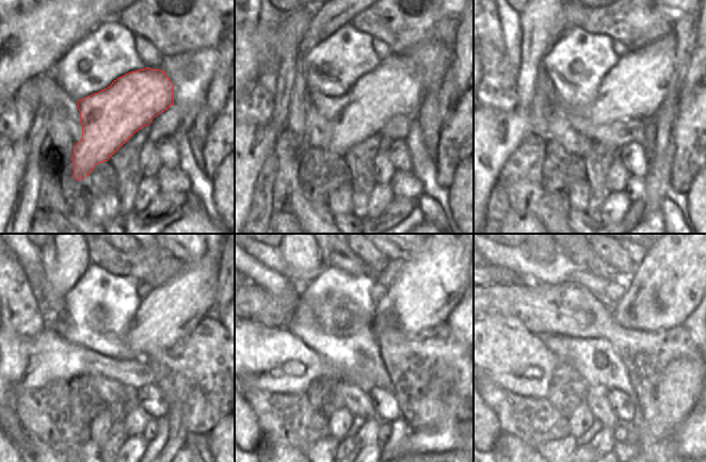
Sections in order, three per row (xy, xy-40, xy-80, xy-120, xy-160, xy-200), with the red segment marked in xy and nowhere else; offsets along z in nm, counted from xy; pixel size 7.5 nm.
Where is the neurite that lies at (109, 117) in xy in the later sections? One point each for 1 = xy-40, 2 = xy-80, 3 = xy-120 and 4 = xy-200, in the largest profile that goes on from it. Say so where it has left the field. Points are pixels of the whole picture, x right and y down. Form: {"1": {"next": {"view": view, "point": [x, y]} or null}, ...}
{"1": {"next": {"view": "xy-40", "point": [396, 86]}}, "2": {"next": {"view": "xy-80", "point": [636, 86]}}, "3": {"next": {"view": "xy-120", "point": [164, 316]}}, "4": {"next": {"view": "xy-200", "point": [677, 269]}}}

